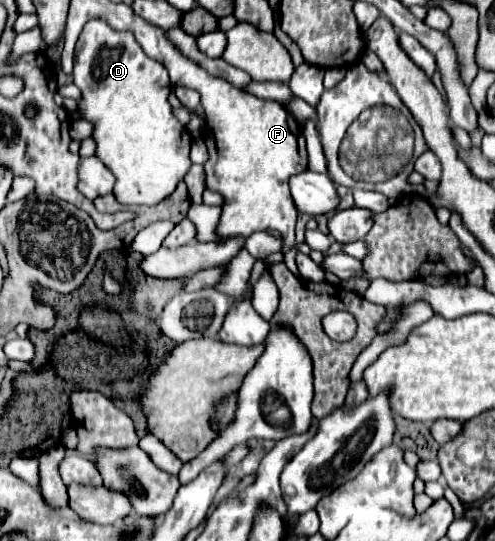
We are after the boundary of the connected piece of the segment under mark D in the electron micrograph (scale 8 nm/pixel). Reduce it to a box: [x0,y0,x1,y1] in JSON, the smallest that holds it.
[73,19,193,205]

